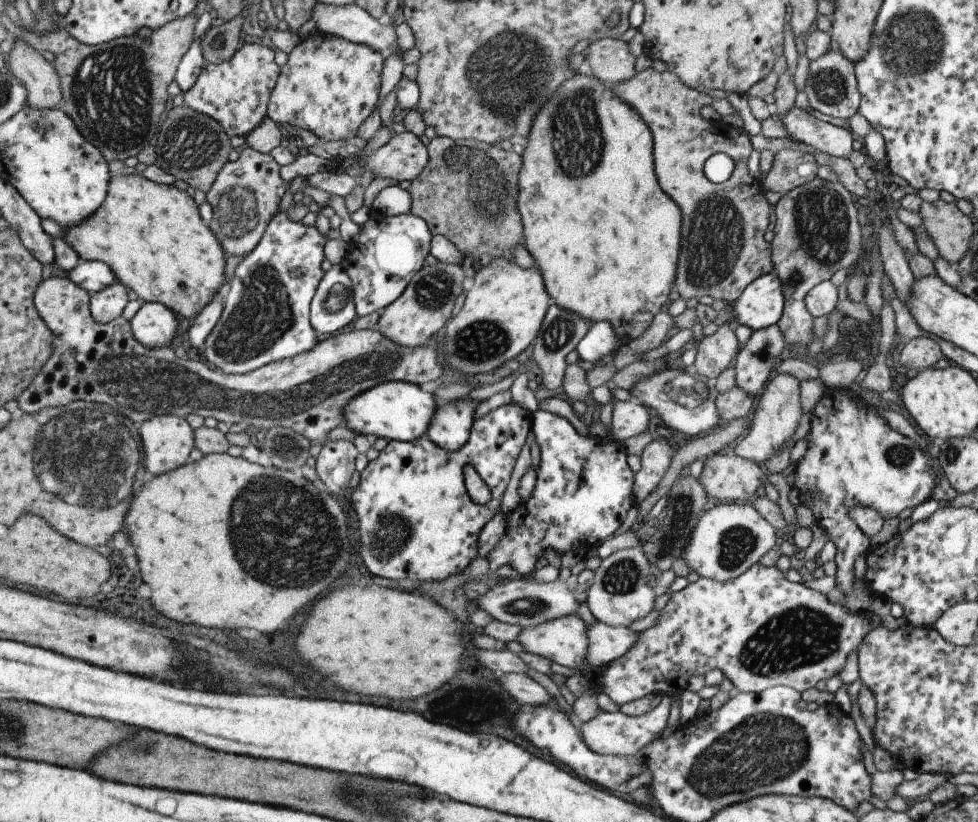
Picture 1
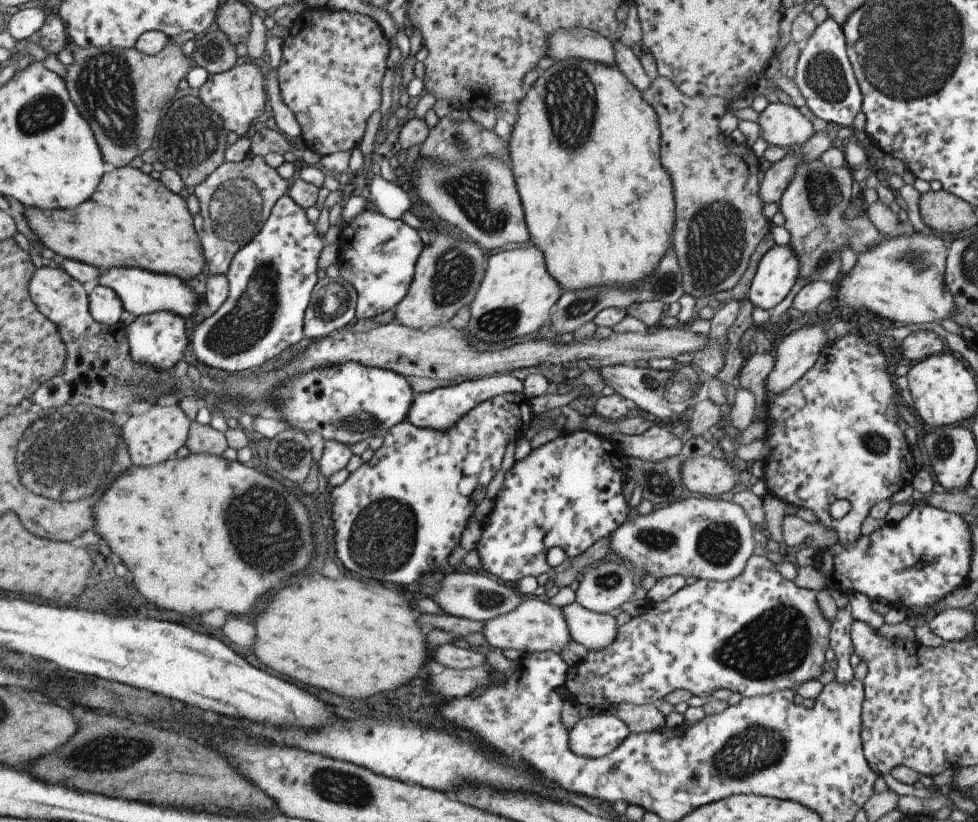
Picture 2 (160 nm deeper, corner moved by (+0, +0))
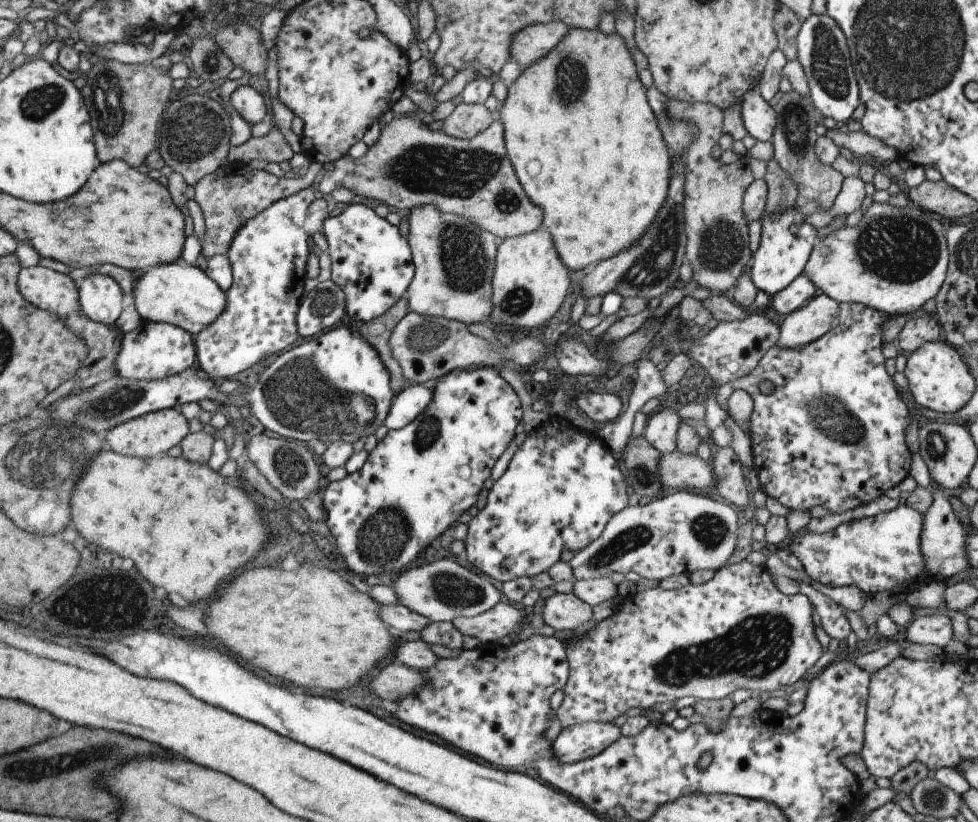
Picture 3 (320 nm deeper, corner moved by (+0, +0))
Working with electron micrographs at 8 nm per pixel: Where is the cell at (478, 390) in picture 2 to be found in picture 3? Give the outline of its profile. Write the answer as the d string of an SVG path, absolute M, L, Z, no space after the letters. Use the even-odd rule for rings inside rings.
M408 384L399 394L393 396L389 412L383 425L389 429L401 429L429 406L433 390L420 385Z

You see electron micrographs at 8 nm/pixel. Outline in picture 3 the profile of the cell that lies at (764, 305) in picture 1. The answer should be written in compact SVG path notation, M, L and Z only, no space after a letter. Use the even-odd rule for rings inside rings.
M795 205L783 212L762 215L760 237L759 247L752 254L747 272L756 292L763 292L770 299L801 275L818 238L816 229L805 220L805 215L797 212Z

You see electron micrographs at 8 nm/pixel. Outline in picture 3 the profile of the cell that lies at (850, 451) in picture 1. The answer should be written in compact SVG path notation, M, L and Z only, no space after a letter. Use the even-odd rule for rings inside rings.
M839 303L838 306L837 320L839 324L825 332L821 338L813 340L813 344L805 344L801 348L779 348L779 346L774 345L763 354L763 357L747 376L719 385L715 391L716 402L719 408L724 411L727 410L727 398L731 396L735 389L742 389L753 399L753 412L749 414L749 420L747 420L752 469L757 475L757 480L759 480L760 490L767 497L776 499L781 505L790 510L806 512L811 506L820 505L827 510L827 514L841 514L847 510L866 505L872 500L875 501L875 498L879 497L879 495L883 495L888 489L901 483L909 473L912 454L907 450L903 434L905 434L905 428L907 428L911 416L907 406L905 406L905 402L899 398L892 379L885 370L886 359L881 352L881 344L884 343L881 338L881 326L883 326L883 322L887 322L890 319L890 316L883 314L883 312L875 312L873 308L867 308L863 304ZM761 382L771 382L773 384L773 392L767 394L767 396L761 394L759 392L759 384Z

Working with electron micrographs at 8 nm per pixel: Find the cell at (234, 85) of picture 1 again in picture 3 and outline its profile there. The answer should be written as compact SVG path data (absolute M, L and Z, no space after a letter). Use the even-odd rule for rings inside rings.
M239 86L229 94L231 108L249 126L268 117L269 107L252 87Z

